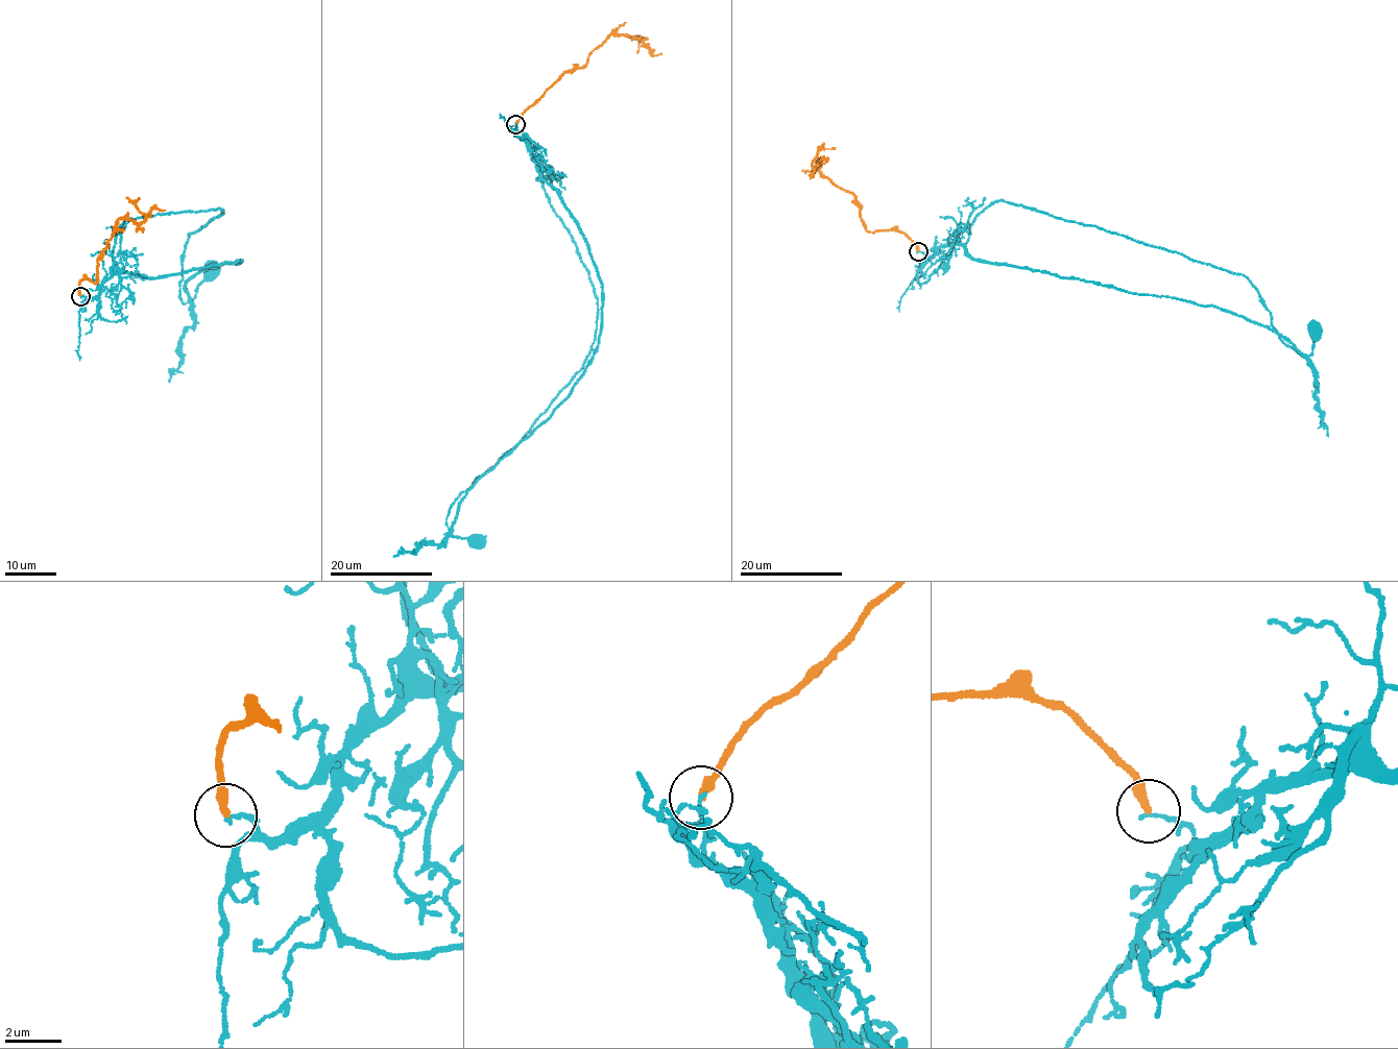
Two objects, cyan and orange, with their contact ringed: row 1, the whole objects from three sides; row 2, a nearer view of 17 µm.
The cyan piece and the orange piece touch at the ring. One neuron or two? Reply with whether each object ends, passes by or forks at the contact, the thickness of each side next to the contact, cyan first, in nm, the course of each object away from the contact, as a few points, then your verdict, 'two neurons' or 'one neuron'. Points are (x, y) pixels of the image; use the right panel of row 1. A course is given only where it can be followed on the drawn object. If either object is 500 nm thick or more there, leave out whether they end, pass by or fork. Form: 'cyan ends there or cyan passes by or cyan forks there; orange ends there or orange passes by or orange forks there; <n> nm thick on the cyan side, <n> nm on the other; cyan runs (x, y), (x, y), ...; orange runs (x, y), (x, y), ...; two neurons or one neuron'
cyan ends there; orange ends there; 130 nm thick on the cyan side, 300 nm on the other; cyan runs (918, 251), (929, 259), (940, 247), (960, 244), (970, 258), (1230, 311), (1285, 337), (1307, 356), (1315, 330); orange runs (918, 251), (902, 233), (866, 229), (854, 195), (819, 170), (819, 163), (813, 169), (816, 153), (835, 147); two neurons

